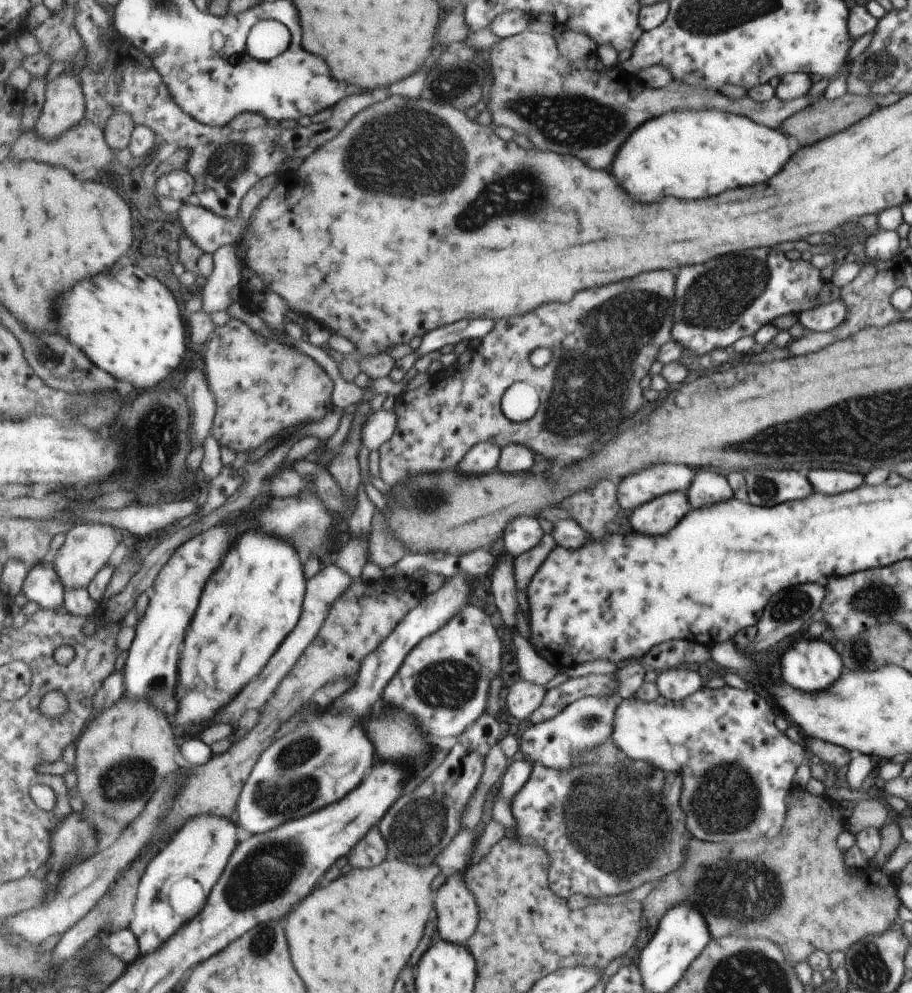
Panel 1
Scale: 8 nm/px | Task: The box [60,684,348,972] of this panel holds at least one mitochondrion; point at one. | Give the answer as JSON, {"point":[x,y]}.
{"point":[268,870]}

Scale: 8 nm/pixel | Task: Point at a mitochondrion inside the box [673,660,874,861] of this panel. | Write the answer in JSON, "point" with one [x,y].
{"point":[726,800]}

